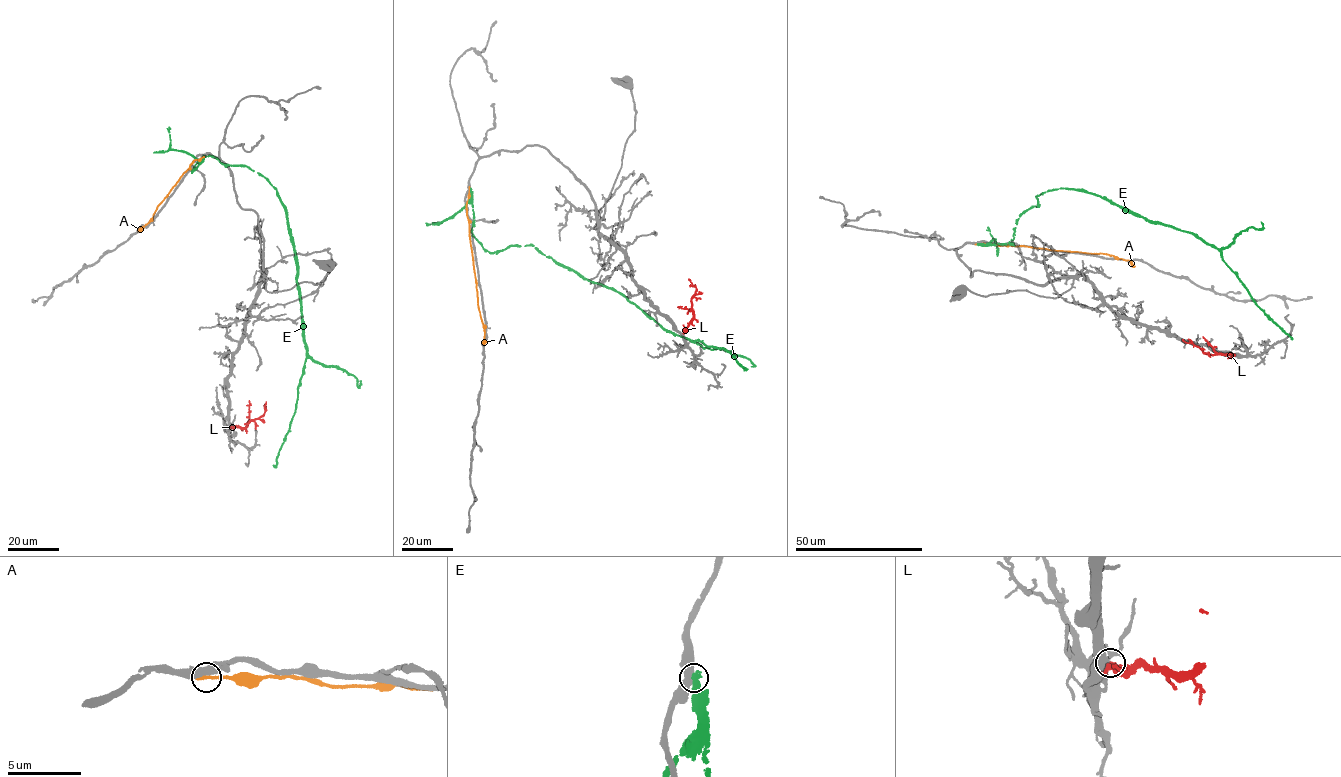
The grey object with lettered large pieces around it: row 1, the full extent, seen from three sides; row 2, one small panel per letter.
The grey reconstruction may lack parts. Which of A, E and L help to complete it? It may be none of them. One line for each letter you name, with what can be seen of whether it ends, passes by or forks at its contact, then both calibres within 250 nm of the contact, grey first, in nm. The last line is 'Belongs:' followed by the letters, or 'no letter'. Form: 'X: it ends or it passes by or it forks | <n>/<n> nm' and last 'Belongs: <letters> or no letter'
L: it ends | 400/380 nm
Belongs: L

